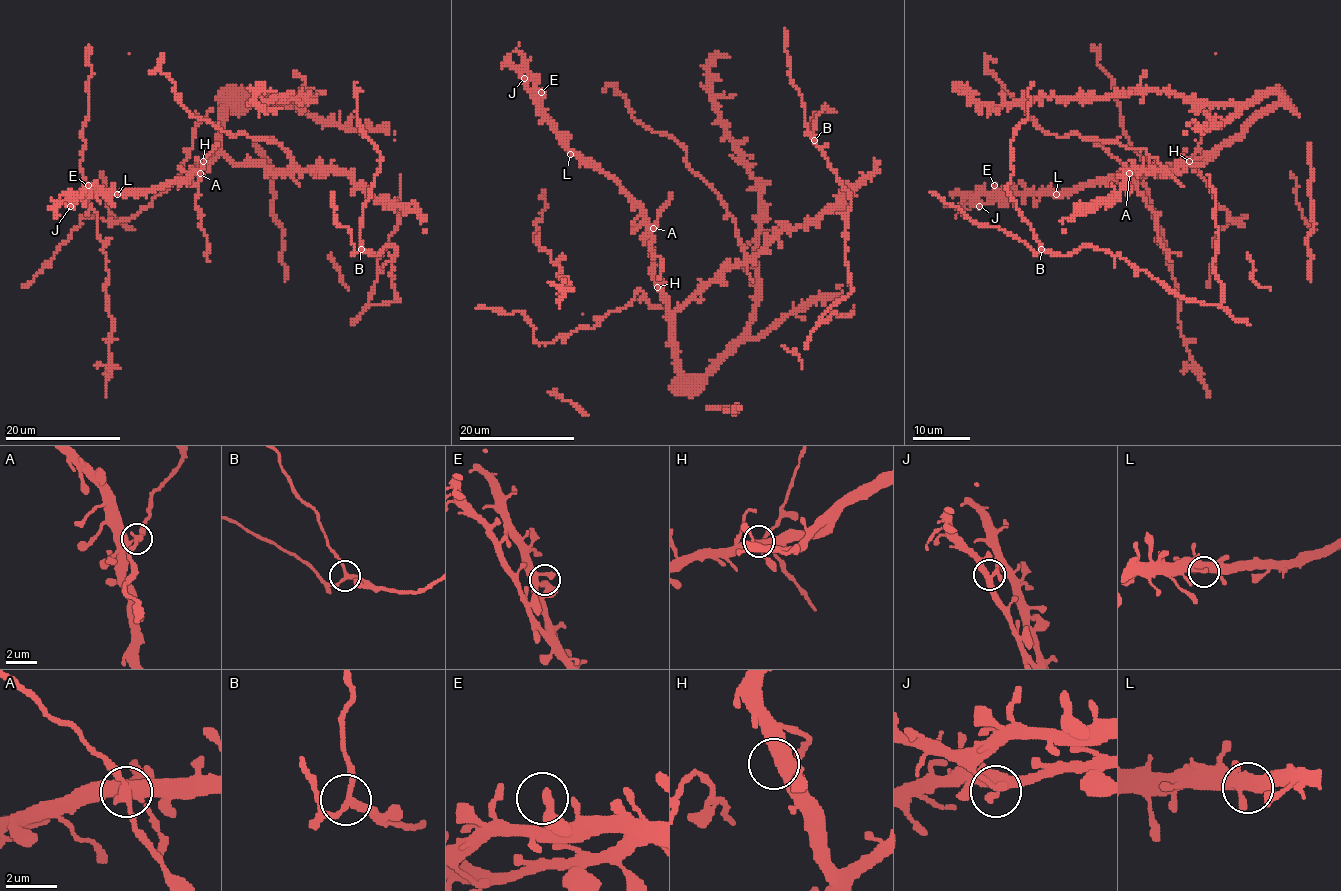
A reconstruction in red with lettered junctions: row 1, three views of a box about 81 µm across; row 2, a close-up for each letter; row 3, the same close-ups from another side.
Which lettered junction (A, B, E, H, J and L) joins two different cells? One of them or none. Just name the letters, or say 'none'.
none

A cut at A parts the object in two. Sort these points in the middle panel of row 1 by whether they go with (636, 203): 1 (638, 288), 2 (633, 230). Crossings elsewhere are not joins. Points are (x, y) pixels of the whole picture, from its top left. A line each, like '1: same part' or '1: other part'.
1: same part
2: same part

